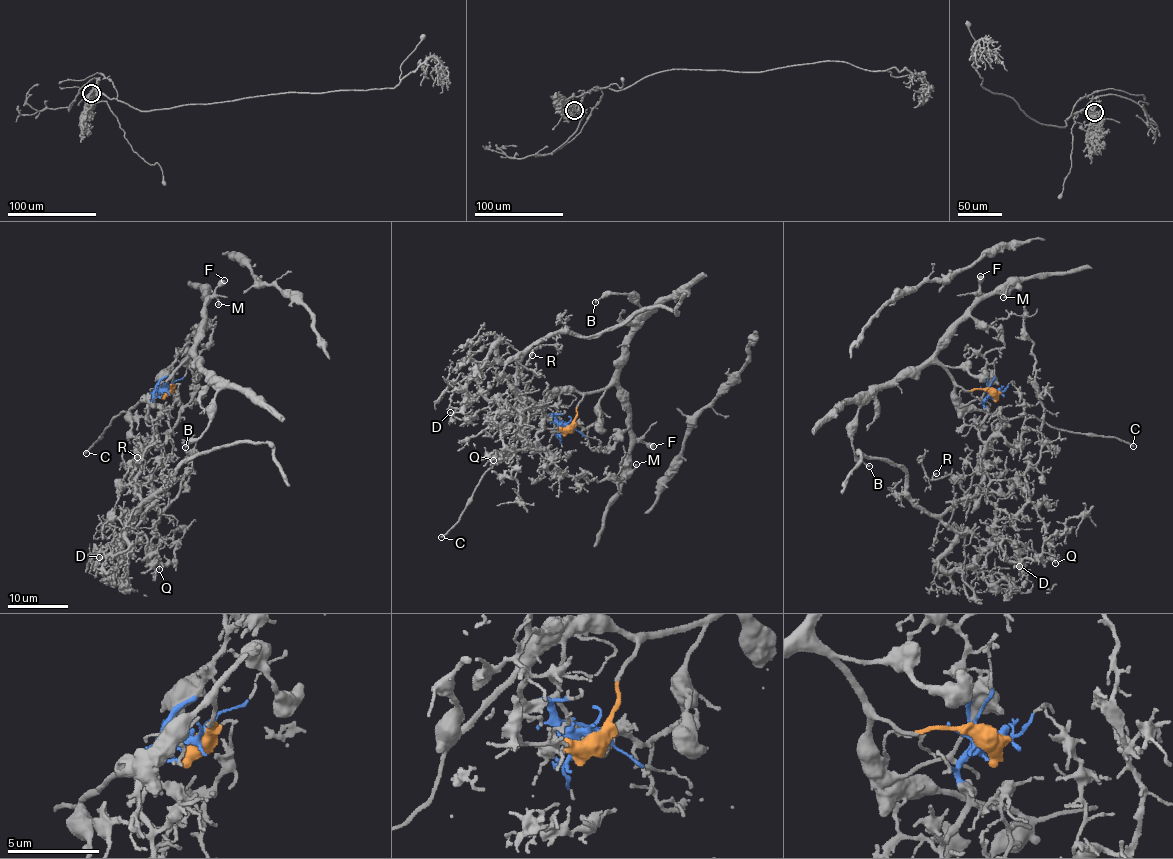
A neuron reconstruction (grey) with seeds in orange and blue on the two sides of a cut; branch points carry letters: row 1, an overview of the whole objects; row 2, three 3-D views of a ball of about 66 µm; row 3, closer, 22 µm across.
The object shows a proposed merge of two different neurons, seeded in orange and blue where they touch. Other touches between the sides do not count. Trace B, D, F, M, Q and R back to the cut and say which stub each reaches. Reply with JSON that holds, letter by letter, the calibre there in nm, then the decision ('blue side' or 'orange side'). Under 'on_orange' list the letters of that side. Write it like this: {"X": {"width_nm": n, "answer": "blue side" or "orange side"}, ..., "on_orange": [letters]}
{"B": {"width_nm": 160, "answer": "orange side"}, "D": {"width_nm": 170, "answer": "blue side"}, "F": {"width_nm": 600, "answer": "orange side"}, "M": {"width_nm": 200, "answer": "orange side"}, "Q": {"width_nm": 130, "answer": "blue side"}, "R": {"width_nm": 130, "answer": "blue side"}, "on_orange": ["B", "F", "M"]}

